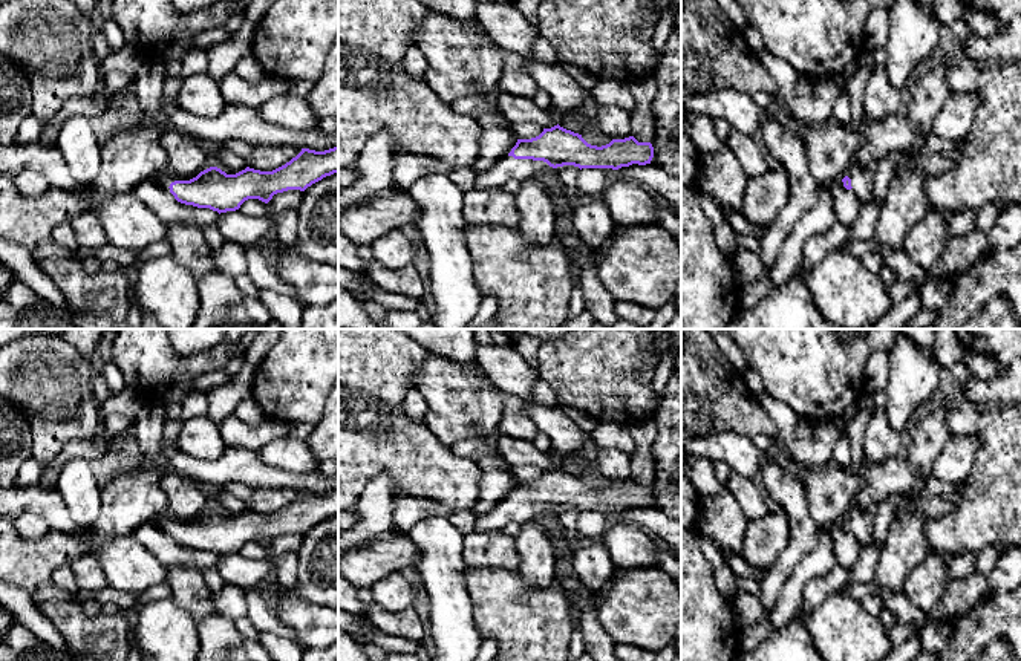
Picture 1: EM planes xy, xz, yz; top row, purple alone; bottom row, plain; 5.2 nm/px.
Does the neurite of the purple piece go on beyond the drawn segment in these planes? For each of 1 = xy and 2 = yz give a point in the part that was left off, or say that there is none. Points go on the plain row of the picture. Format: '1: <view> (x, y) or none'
1: xy (164, 519)
2: yz (862, 520)

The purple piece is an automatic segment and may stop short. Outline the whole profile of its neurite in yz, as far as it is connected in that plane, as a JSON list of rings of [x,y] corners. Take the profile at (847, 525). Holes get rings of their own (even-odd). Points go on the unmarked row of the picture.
[[[854,508],[842,522],[843,529],[851,532],[862,546],[873,543],[874,523],[874,511],[859,508]]]

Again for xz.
[[[559,467],[531,482],[517,482],[511,494],[491,511],[476,519],[476,531],[502,531],[510,522],[524,523],[536,513],[553,513],[563,508],[582,511],[646,508],[654,500],[651,485],[638,485],[634,479],[612,482],[597,490],[588,487],[582,477]]]

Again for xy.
[[[338,490],[325,494],[302,491],[295,500],[272,514],[246,510],[236,517],[227,517],[217,510],[210,510],[196,520],[185,522],[165,510],[150,520],[168,532],[178,545],[220,557],[239,552],[248,542],[268,546],[277,536],[305,534],[334,516],[338,516]]]

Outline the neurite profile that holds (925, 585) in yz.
[[[931,554],[914,568],[902,584],[902,594],[917,607],[931,612],[952,583],[946,558]]]

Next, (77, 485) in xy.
[[[67,459],[63,464],[57,490],[78,526],[87,528],[95,523],[101,510],[101,488],[96,485],[87,459]]]

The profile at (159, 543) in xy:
[[[152,520],[139,525],[132,537],[155,555],[165,568],[187,566],[187,568],[211,568],[217,566],[219,555],[210,551],[197,551],[181,546],[175,539]]]

